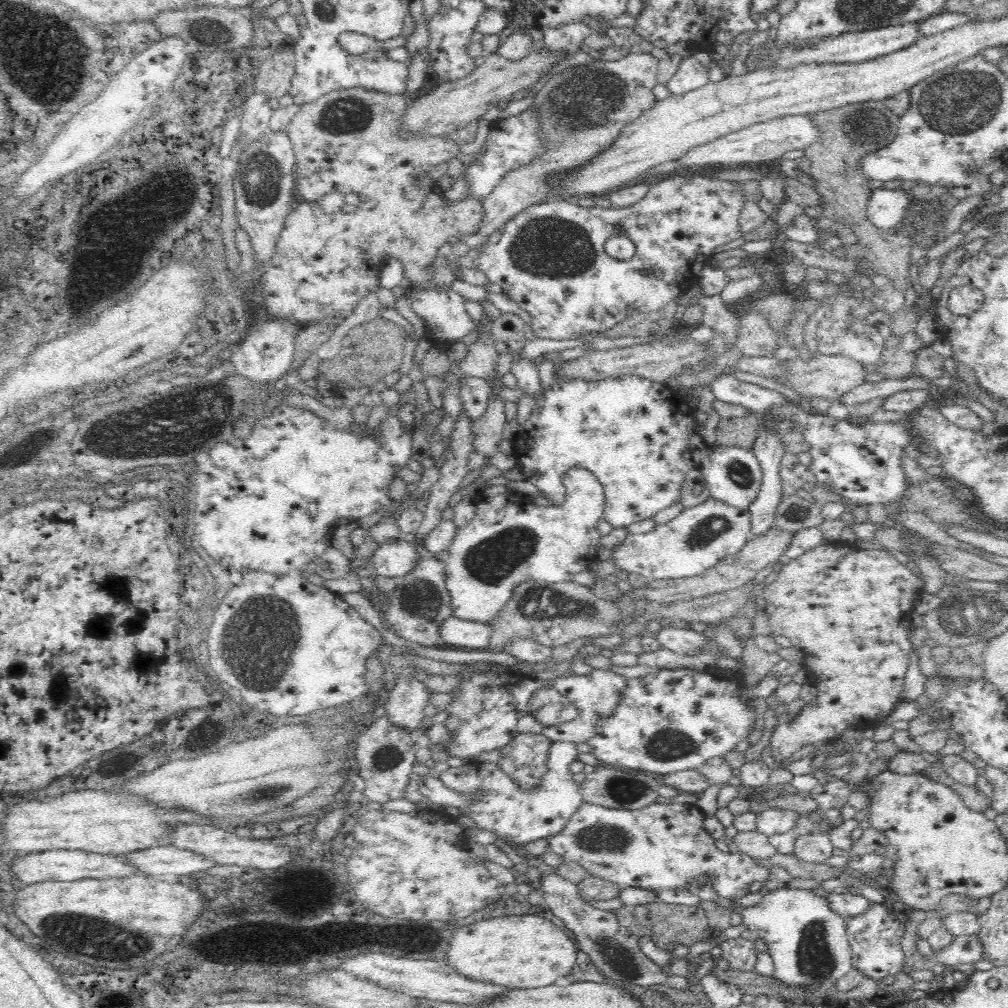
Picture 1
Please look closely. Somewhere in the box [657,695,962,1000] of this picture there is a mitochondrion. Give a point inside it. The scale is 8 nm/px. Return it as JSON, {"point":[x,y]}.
{"point":[816,962]}

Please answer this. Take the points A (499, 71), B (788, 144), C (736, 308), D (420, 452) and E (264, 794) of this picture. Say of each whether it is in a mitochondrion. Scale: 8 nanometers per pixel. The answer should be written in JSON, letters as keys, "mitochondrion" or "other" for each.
{"A":"other","B":"other","C":"other","D":"other","E":"mitochondrion"}

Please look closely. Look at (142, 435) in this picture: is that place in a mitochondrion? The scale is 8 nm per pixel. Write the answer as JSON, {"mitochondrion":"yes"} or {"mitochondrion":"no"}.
{"mitochondrion":"yes"}

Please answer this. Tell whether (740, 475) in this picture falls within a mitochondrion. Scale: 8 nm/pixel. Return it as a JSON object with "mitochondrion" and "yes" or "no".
{"mitochondrion":"yes"}

